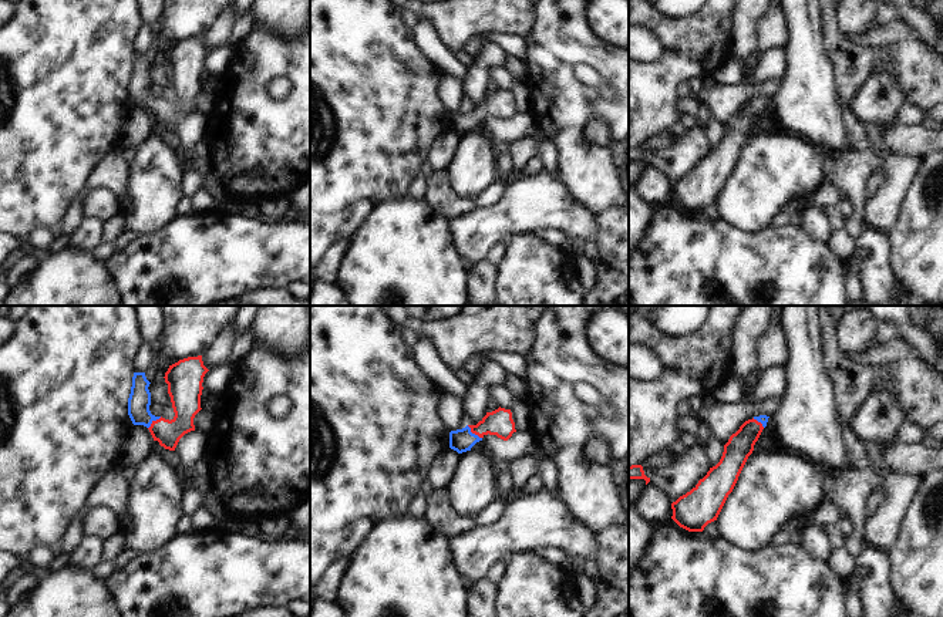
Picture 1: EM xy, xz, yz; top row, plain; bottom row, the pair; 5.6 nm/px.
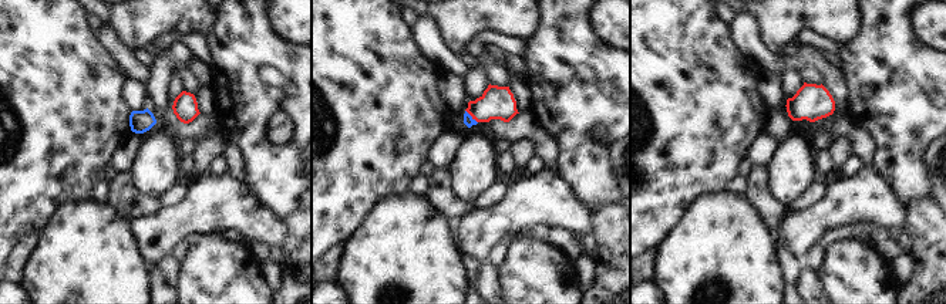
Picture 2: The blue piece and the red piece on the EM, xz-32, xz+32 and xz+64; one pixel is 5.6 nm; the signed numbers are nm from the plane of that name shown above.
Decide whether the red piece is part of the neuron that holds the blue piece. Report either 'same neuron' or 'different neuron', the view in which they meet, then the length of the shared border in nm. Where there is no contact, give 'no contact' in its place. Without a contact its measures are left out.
same neuron; contact in xz; length 120 nm

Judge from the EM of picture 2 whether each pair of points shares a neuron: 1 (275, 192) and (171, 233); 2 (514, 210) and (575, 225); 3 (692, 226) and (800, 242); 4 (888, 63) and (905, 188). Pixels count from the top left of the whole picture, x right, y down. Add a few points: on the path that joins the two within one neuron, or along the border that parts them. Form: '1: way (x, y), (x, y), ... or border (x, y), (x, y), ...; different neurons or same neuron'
1: border (243, 181), (253, 196), (282, 219); different neurons
2: way (529, 210), (559, 210); same neuron
3: border (773, 232), (777, 243); different neurons
4: way (901, 94), (901, 156); same neuron

